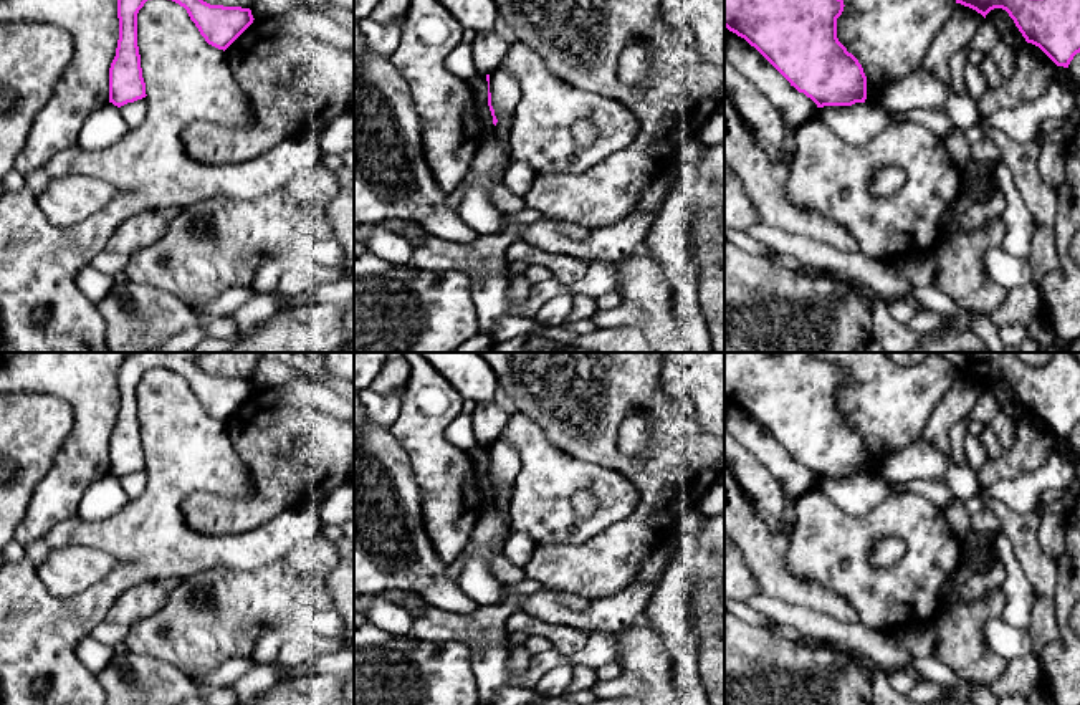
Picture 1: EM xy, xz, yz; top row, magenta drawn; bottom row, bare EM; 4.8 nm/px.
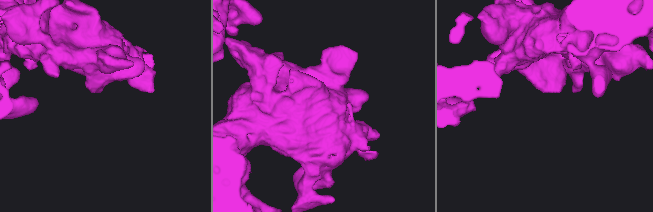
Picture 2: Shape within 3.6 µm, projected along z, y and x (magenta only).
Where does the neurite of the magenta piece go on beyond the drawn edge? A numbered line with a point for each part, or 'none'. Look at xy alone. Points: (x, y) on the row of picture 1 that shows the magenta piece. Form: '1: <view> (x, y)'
none

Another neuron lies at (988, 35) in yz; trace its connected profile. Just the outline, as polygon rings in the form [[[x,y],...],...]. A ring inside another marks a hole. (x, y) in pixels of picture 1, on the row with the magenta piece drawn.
[[[984,18],[979,30],[969,41],[968,50],[989,55],[989,51],[996,46],[999,40],[1001,40],[1001,33],[996,28],[996,25],[991,20]]]

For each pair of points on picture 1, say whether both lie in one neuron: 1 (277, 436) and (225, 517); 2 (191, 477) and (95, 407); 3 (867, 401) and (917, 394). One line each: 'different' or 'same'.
1: same
2: different
3: same

